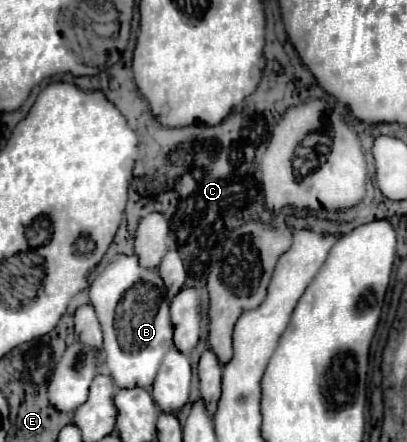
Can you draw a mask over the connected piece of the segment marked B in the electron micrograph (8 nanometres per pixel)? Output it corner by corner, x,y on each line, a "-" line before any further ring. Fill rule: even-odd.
116,255
90,285
90,301
104,331
106,371
118,387
150,387
172,343
170,303
158,267
140,267
138,255

